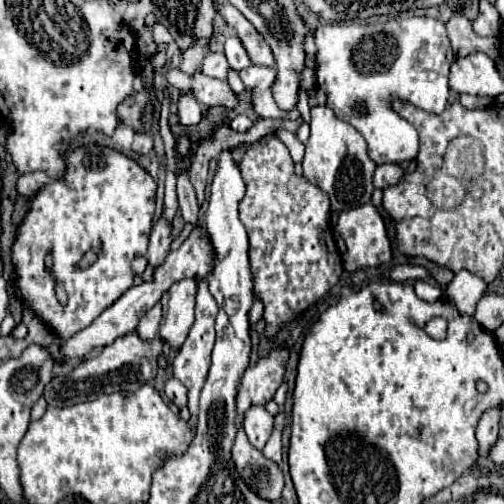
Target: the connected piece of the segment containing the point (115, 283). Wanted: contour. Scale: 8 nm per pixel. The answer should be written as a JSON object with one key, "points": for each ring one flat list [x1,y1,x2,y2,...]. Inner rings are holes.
{"points":[[90,143,86,147,68,149,64,153,66,169,52,183,44,185,30,201,28,211,18,227,16,241,12,245,12,265,14,265,14,291,22,303,30,307,30,311,62,341,88,327,110,303,114,303,122,293,126,293,134,285,132,261,140,255,146,255,148,237,152,231,154,211,156,211,156,181,154,177,140,167,134,159,124,153],[92,249,96,251,96,263,86,269,78,269,82,255],[52,251,52,269,44,269,44,255],[64,283,68,303,62,307,56,299,54,285]]}

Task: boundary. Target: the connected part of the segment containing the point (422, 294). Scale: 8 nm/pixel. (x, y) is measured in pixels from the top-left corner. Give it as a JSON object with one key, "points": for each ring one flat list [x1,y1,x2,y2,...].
{"points":[[416,280,414,283,414,291,418,297,428,302,435,302,445,297,442,289,423,280]]}

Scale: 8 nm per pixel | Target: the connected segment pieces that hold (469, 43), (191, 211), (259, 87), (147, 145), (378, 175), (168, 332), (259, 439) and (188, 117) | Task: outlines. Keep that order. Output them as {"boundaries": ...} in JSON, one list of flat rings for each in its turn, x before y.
{"boundaries":[[[456,13,450,17,450,21,446,23,448,29,448,37,452,43,452,49,456,55,466,57,472,55,474,51,482,51,484,55,490,55,490,59,498,59,500,55,500,41,496,37,480,37,474,35,472,29,472,21,466,19,464,15]],[[180,171,178,175,178,203,180,203,180,213,186,223,198,221,198,201,194,195,194,187,190,183,188,171]],[[250,65,240,71,240,79,246,89,252,93,252,105,258,117,270,119,284,119,286,113,278,109,272,97,272,85,276,81,276,71,264,65]],[[136,133,134,143,132,143,132,149,134,149,136,153,148,155,148,153,152,151,152,147,154,147,154,143,152,143,152,135,150,135,150,133]],[[378,165,374,171,374,187,386,189,388,185,398,183,398,179,404,175,404,171,398,165]],[[180,279,160,299,162,321,158,335,172,351,178,351,190,333,190,327,194,323,194,297,196,281]],[[250,407,244,415,244,431,256,449,264,449,274,427,274,417,264,407]],[[182,95,178,101,178,115,182,125,196,125,202,119,202,105,192,95]]]}

